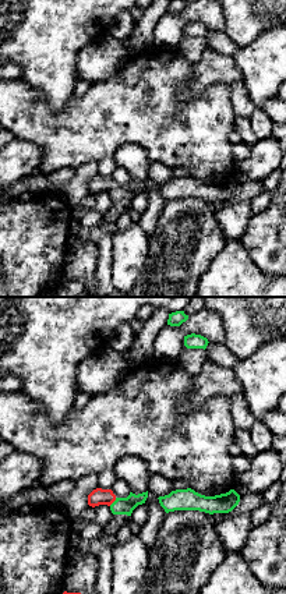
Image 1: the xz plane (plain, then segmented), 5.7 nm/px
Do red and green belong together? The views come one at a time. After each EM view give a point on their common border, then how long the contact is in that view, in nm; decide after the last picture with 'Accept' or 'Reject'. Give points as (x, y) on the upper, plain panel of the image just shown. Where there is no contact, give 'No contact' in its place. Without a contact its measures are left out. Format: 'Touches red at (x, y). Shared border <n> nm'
Touches red at (112, 190). Shared border 60 nm

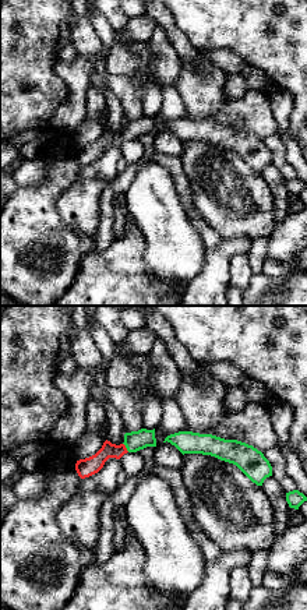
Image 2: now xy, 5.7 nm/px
Touches red at (124, 134). Shared border 70 nm

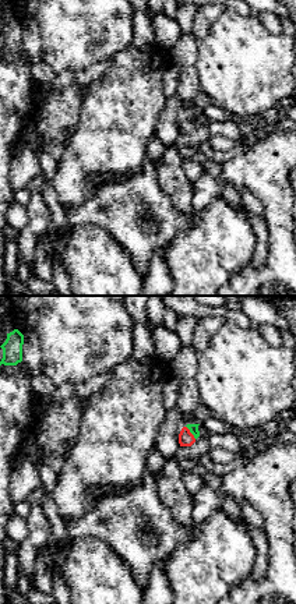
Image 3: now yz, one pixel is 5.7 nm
Touches red at (190, 120). Shared border 100 nm

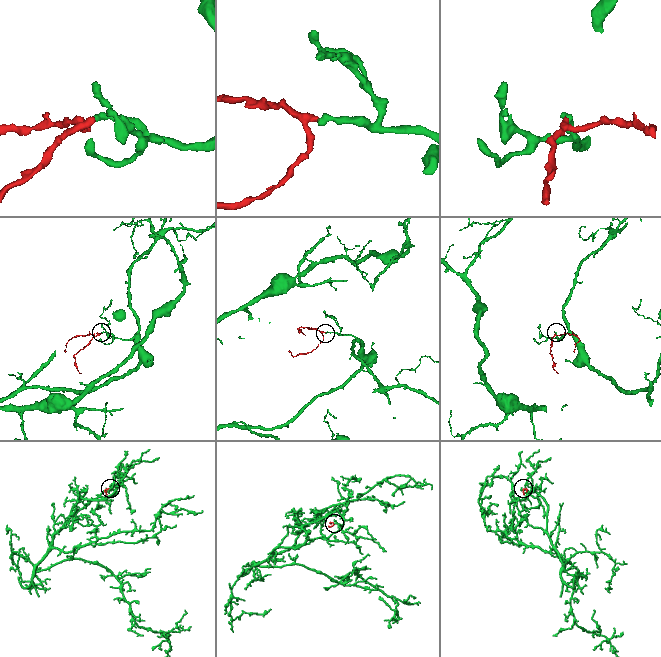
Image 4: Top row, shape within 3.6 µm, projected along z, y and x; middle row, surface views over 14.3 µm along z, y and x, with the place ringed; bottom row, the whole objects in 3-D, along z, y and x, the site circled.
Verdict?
Accept

